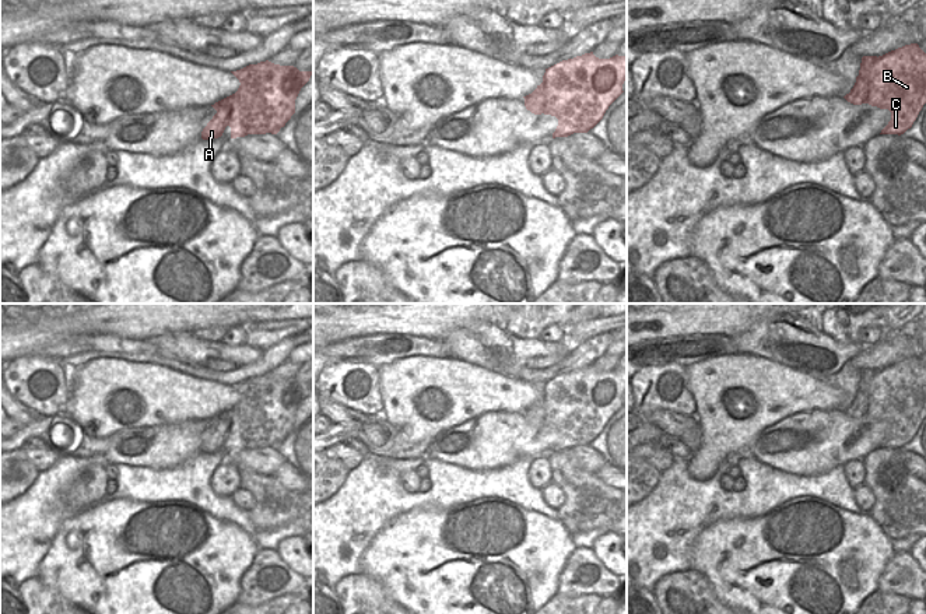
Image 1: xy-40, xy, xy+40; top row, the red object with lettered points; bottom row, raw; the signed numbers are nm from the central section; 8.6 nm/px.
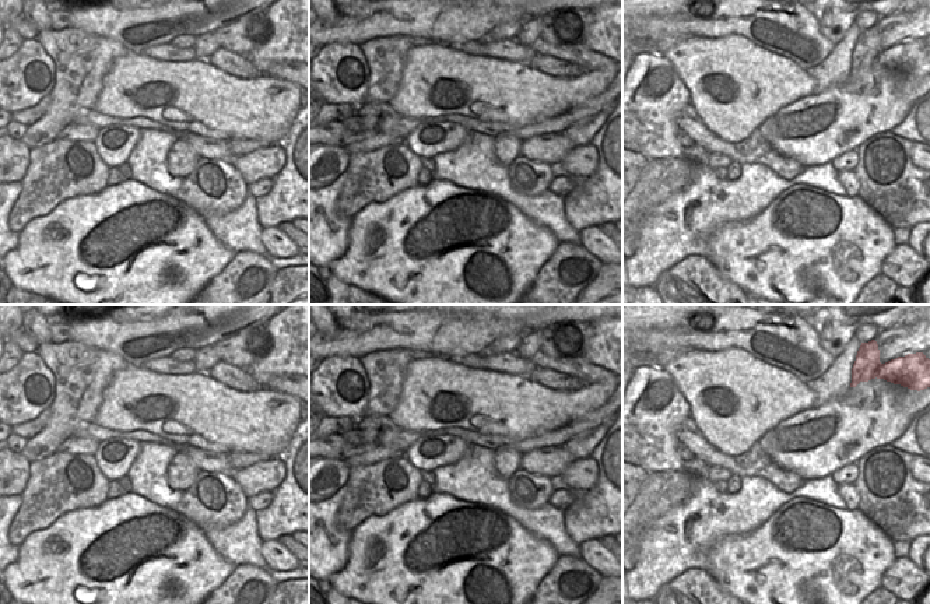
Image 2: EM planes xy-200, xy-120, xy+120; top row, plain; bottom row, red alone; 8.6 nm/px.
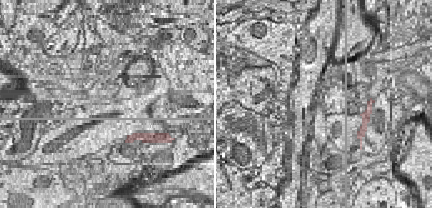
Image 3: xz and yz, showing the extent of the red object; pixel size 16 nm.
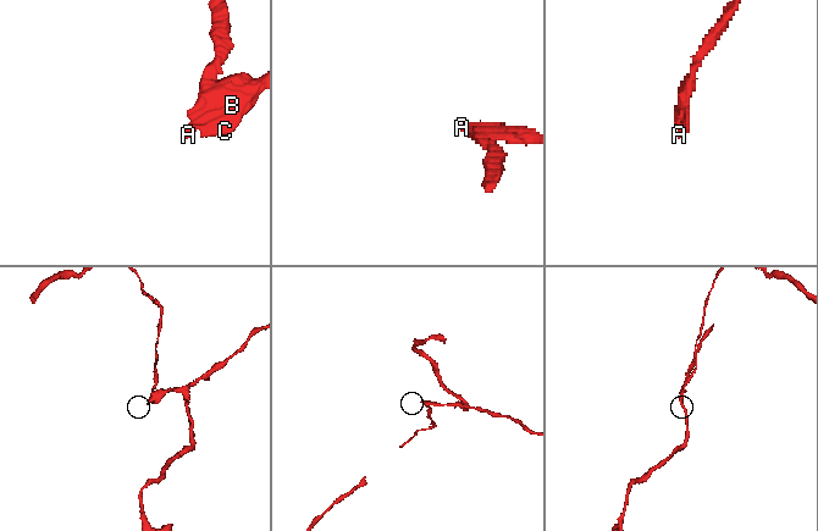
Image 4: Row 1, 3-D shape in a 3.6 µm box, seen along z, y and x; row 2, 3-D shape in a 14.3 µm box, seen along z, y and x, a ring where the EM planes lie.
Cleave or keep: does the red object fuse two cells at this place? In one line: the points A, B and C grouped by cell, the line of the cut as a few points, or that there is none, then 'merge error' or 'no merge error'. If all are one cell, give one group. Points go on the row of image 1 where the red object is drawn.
groups A / B C; cut xy+40 (877, 58), (859, 74), (856, 104); merge error

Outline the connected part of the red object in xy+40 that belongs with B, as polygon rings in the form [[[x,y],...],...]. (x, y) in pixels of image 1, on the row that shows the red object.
[[[918,43],[905,45],[878,56],[870,66],[859,73],[862,80],[856,85],[860,94],[857,105],[869,103],[891,112],[891,120],[880,134],[904,134],[912,127],[926,103],[926,53]]]

